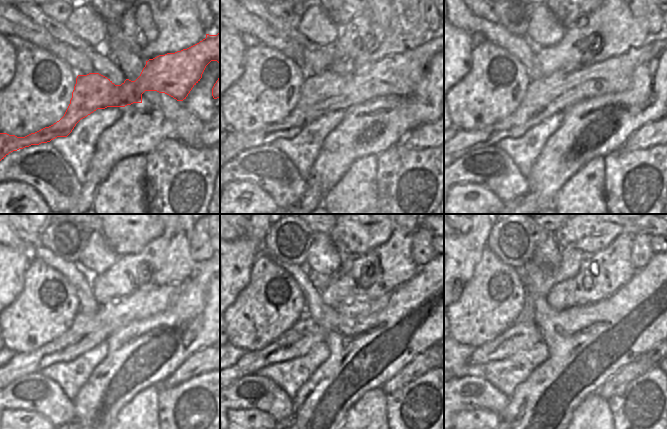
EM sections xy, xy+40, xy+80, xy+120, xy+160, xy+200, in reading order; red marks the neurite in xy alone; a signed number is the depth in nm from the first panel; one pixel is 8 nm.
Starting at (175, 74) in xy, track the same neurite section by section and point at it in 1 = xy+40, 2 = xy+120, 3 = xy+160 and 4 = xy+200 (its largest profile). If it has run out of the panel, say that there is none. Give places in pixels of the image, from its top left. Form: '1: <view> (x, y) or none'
1: xy+40 (398, 75)
2: xy+120 (86, 331)
3: xy+160 (304, 335)
4: xy+200 (520, 336)

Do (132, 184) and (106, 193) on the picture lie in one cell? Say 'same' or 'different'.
same

